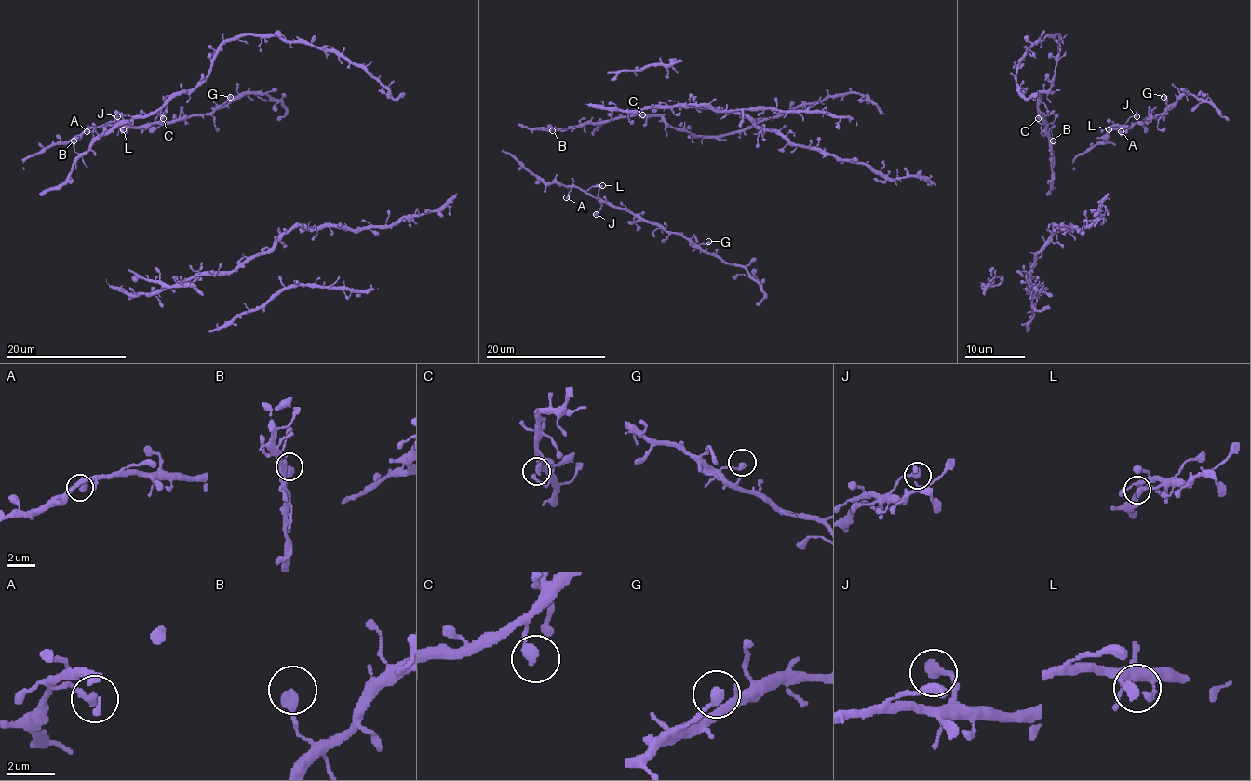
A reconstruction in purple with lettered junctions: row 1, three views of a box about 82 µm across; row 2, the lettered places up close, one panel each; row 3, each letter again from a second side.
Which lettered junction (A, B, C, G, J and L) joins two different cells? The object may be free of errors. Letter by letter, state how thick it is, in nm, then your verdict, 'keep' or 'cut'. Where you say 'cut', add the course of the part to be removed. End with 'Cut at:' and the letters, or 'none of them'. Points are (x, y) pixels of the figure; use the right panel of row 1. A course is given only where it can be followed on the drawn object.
A: calibre 340 nm; keep
B: calibre 460 nm; keep
C: calibre 360 nm; keep
G: calibre 380 nm; keep
J: calibre 400 nm; keep
L: calibre 360 nm; keep
Cut at: none of them

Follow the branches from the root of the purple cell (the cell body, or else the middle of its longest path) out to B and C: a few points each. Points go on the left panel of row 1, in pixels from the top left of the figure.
B: (61, 188), (78, 155), (73, 141)
C: (61, 188), (72, 166), (98, 139), (113, 128), (137, 117), (150, 116), (159, 110), (164, 117)

